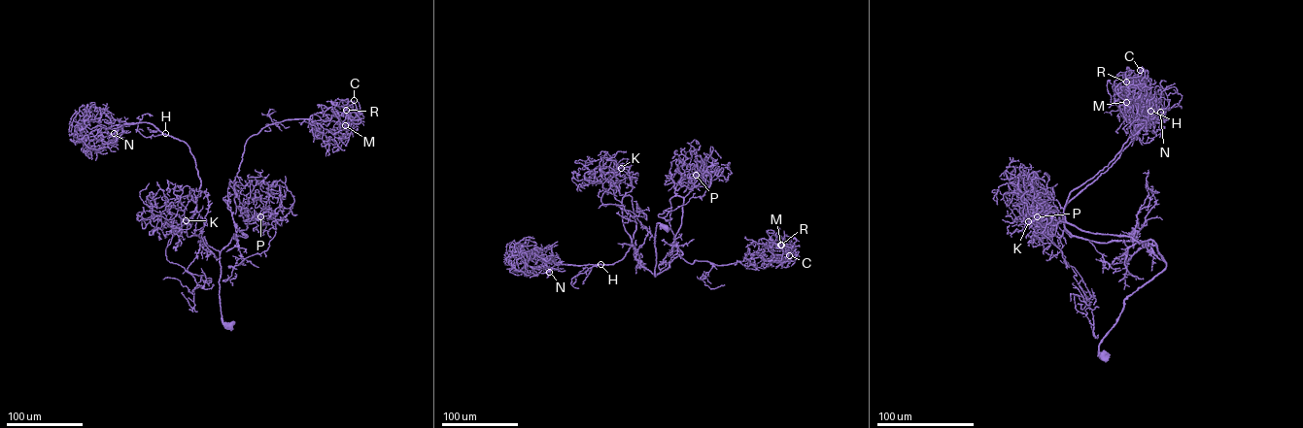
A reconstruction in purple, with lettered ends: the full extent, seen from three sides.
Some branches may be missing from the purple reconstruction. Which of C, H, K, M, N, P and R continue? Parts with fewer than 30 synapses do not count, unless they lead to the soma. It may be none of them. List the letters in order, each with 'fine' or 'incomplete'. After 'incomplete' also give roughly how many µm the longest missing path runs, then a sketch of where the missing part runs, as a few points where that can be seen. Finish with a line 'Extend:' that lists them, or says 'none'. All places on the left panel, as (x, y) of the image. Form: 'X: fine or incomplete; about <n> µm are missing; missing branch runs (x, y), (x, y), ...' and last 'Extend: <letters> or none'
C: fine
H: incomplete; about 45 µm are missing
K: fine
M: fine
N: fine
P: fine
R: fine
Extend: H

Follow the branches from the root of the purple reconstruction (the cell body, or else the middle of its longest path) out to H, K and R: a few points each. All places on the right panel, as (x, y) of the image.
H: (1103, 357), (1099, 344), (1124, 300), (1166, 263), (1138, 241), (1073, 236), (1063, 212), (1116, 159), (1150, 111)
K: (1103, 357), (1099, 344), (1124, 300), (1166, 263), (1143, 243), (1096, 242), (1064, 230), (1049, 238), (1028, 221)
R: (1103, 357), (1124, 300), (1166, 265), (1152, 240), (1080, 230), (1063, 213), (1149, 113), (1151, 94), (1126, 82)

